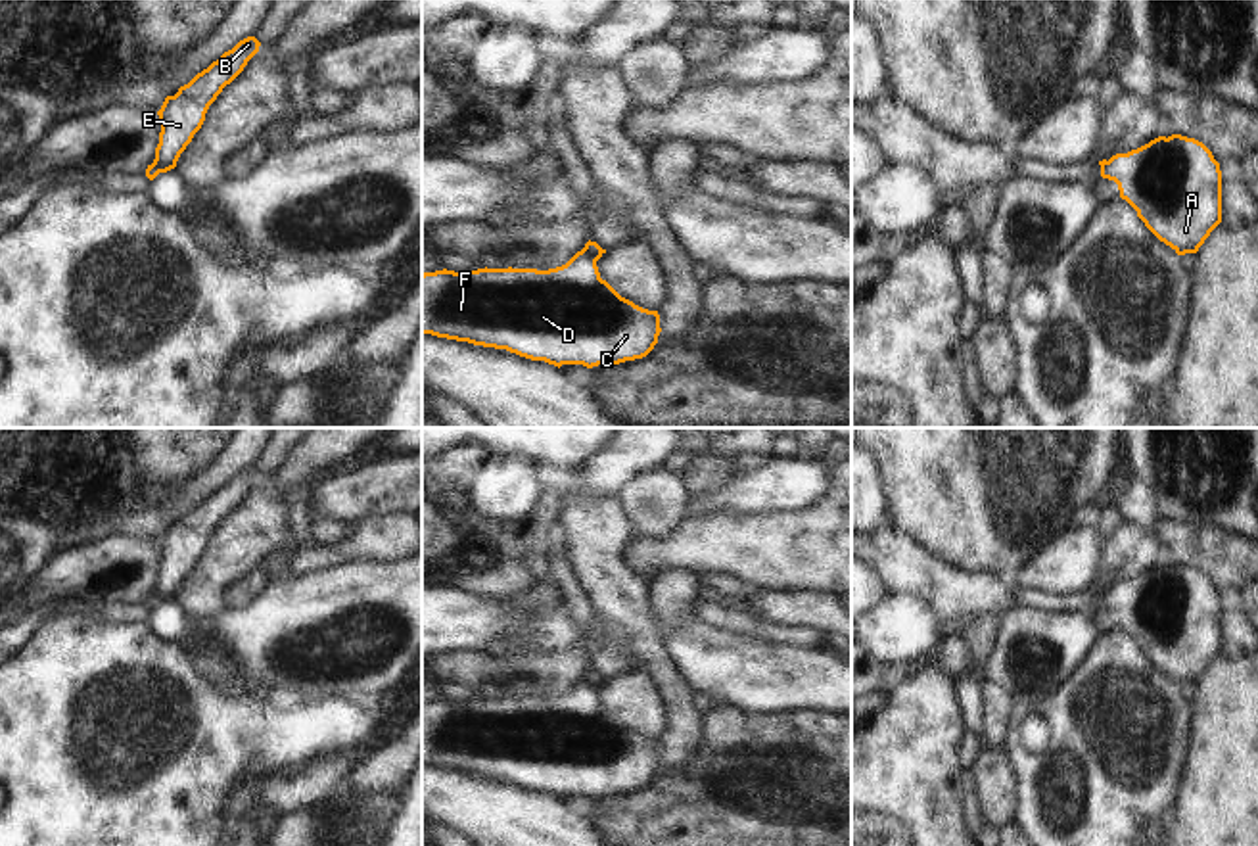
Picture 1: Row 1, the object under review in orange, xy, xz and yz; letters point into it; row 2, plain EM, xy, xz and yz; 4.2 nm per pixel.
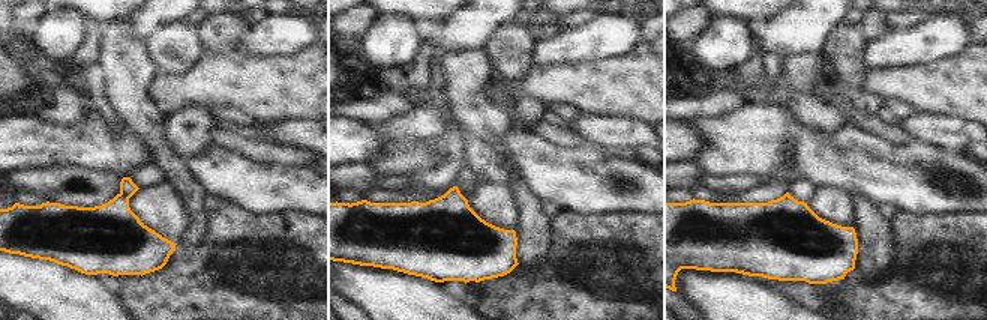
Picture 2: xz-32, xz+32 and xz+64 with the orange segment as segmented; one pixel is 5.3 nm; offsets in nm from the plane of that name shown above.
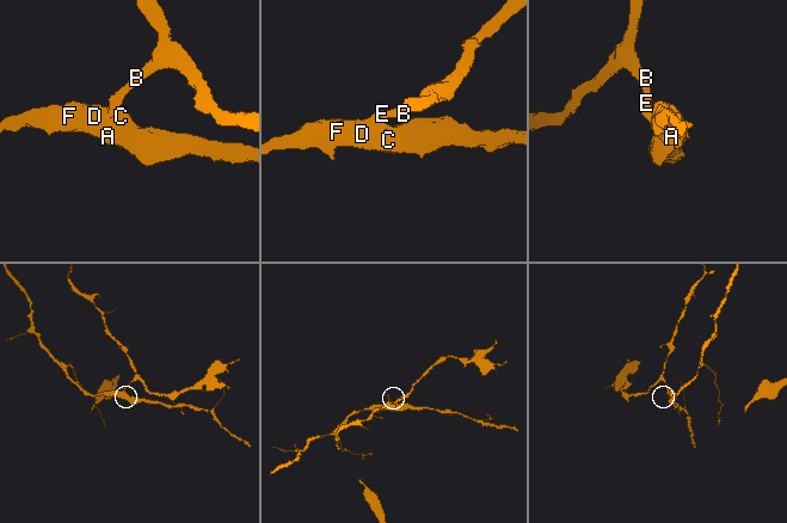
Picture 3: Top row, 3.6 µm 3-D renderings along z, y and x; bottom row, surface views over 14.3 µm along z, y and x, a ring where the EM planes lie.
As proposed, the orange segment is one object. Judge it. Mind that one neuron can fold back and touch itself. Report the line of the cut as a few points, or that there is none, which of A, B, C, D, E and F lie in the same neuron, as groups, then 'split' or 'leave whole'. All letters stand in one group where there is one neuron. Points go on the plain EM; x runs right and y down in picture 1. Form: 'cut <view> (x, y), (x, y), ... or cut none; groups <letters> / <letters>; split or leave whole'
cut xz (582, 680), (597, 689); groups A C D F / B E; split

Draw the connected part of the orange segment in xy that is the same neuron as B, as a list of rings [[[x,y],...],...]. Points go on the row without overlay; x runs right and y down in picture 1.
[[[255,466],[240,470],[188,514],[180,516],[175,526],[165,528],[157,541],[161,562],[153,589],[161,602],[176,597],[180,583],[201,558],[209,535],[244,501],[259,476],[261,472]]]

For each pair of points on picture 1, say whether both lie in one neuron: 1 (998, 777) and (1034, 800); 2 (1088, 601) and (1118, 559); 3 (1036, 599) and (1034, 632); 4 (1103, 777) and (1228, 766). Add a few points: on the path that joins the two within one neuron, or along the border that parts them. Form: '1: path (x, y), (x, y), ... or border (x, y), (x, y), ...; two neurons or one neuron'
1: border (1001, 749), (1013, 774), (1015, 820); two neurons
2: path (1094, 591), (1113, 568); one neuron
3: border (1017, 605), (1080, 612); two neurons
4: border (1191, 726), (1182, 783), (1170, 812); two neurons

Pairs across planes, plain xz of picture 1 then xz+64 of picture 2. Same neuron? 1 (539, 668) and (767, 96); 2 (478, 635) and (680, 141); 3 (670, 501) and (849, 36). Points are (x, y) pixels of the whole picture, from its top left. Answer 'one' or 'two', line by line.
1: two
2: one
3: one

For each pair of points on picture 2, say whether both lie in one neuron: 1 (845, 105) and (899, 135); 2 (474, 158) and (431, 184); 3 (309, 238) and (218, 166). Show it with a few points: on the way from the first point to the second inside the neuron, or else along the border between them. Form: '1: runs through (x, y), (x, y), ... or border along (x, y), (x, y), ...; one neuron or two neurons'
1: runs through (858, 119), (885, 131); one neuron
2: border along (465, 137), (462, 149), (464, 166); two neurons
3: border along (242, 208), (263, 214), (303, 211), (311, 215); two neurons

